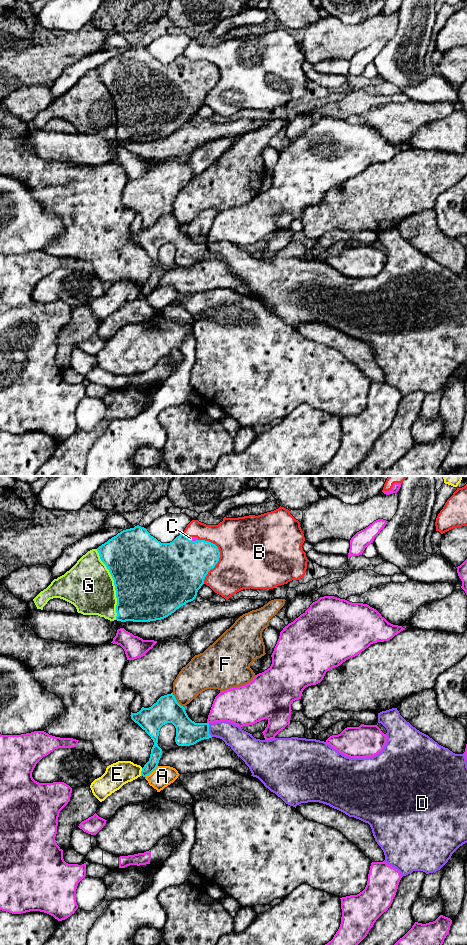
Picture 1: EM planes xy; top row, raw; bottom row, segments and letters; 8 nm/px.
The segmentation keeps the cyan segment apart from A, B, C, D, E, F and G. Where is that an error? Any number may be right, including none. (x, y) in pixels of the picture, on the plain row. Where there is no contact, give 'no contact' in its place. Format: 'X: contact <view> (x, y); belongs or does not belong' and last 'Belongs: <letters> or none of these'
A: contact xy (151, 292); does not belong
B: contact xy (219, 76); does not belong
C: contact xy (191, 60); does not belong
D: contact xy (208, 250); belongs
E: contact xy (141, 292); does not belong
F: contact xy (176, 220); does not belong
G: contact xy (114, 104); does not belong
Belongs: D

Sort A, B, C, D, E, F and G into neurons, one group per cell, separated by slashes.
A / B C / D / E / F / G

